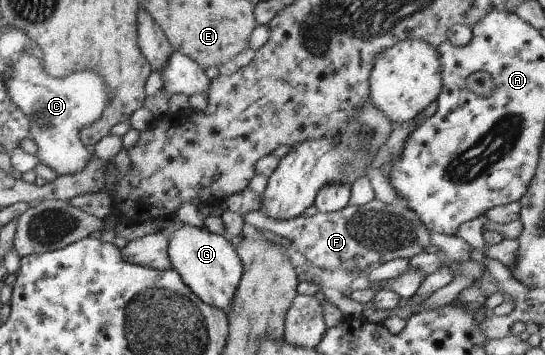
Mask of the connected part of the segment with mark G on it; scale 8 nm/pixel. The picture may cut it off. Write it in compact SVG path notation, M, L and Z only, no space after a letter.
M179 224L168 232L168 236L172 268L180 274L181 280L203 302L228 313L243 274L242 260L230 241L210 232L206 227L188 224Z

